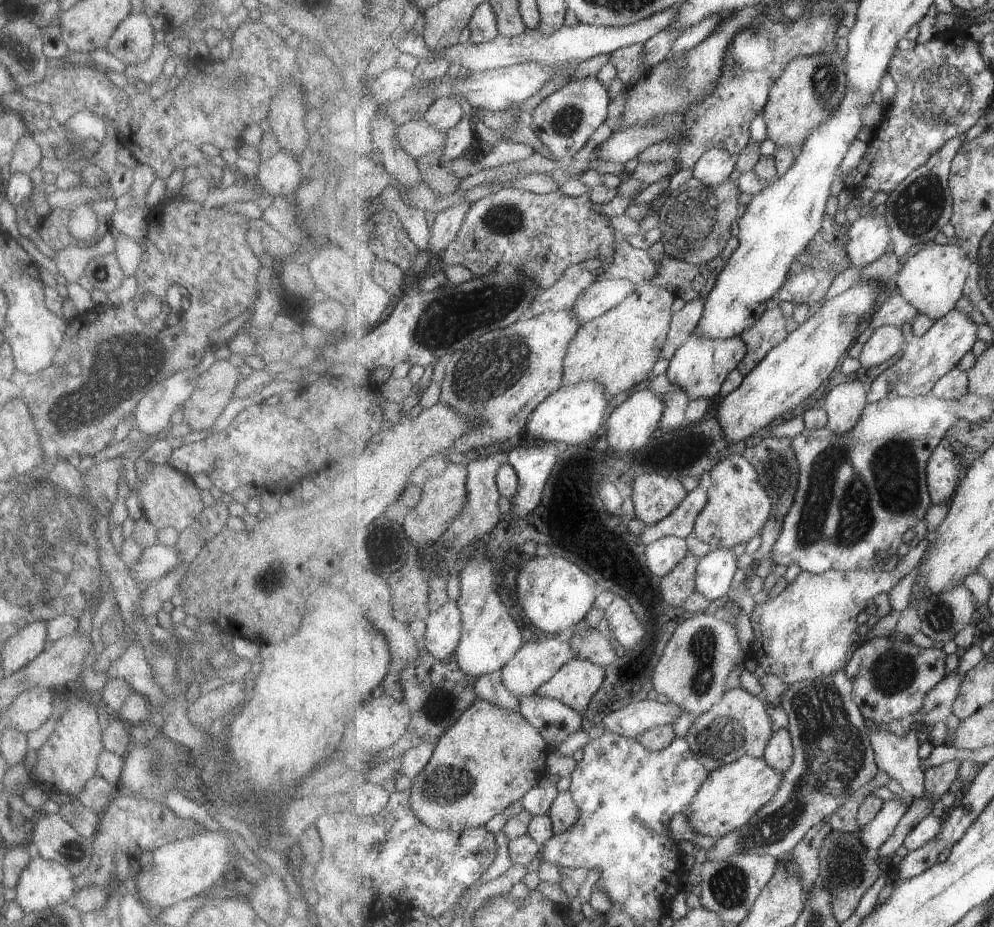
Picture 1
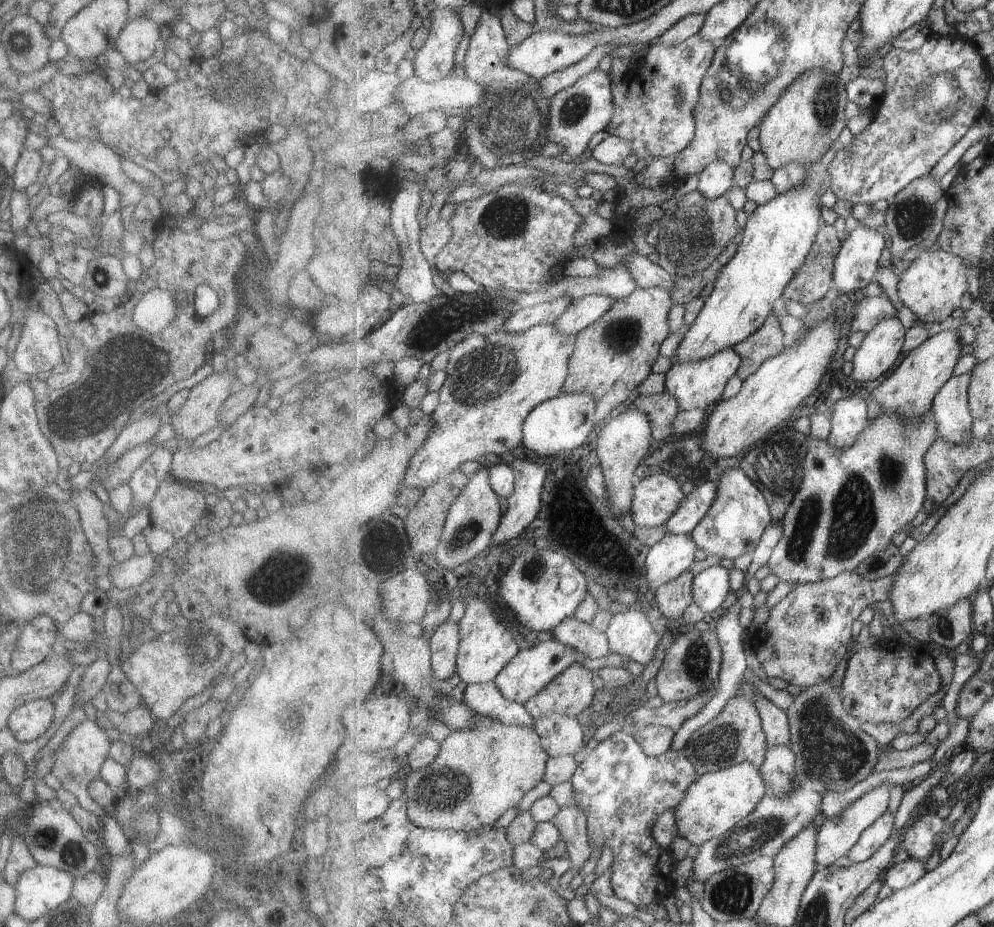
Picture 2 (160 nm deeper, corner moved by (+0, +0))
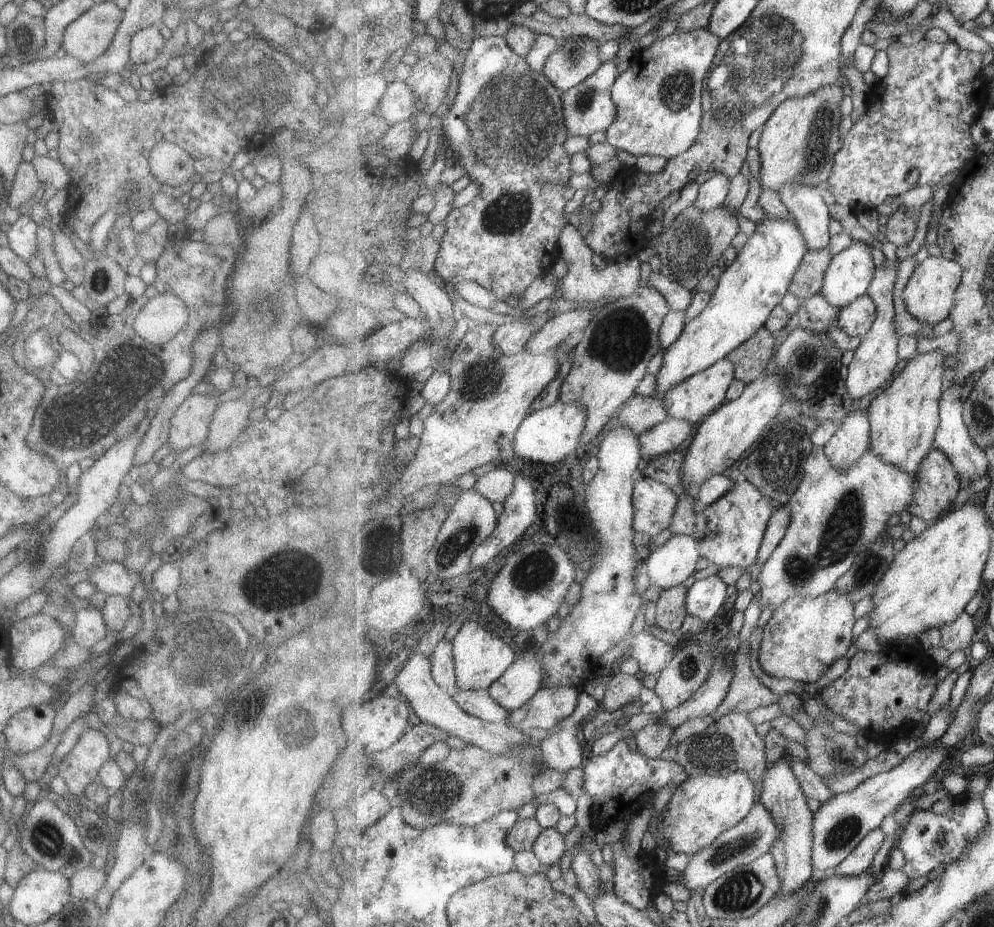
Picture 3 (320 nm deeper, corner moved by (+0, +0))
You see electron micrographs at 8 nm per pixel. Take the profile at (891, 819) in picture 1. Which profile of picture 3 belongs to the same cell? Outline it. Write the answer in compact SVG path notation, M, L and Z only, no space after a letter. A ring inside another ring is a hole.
M882 827L876 828L872 833L861 841L855 850L843 861L837 868L832 870L833 873L845 877L858 877L867 872L873 864L873 859L877 852L883 846L886 839L885 831Z

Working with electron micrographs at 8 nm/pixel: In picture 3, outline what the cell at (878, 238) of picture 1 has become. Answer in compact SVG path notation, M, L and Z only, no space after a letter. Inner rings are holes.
M855 240L849 248L832 258L824 276L821 294L842 310L857 298L868 294L875 276L871 246Z

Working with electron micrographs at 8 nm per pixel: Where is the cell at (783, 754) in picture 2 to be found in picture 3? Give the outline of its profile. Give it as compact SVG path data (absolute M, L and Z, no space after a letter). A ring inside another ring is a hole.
M783 758L776 765L766 770L761 786L760 802L769 809L780 828L780 836L776 838L770 850L776 860L782 882L777 897L796 893L805 885L808 886L816 873L812 859L814 814L807 806L806 794L803 792L801 785L788 763L788 758Z

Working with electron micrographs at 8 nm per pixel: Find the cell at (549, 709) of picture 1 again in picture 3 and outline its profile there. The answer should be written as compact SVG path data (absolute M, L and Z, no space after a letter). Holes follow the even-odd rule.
M557 726L549 734L550 736L541 742L547 766L562 773L581 767L583 750L574 730L563 730Z

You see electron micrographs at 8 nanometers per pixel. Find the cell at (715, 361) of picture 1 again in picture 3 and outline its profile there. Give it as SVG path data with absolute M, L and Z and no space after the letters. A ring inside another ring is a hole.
M725 357L707 370L693 375L679 386L672 388L662 398L670 416L685 419L697 427L707 416L726 403L727 391L735 379L735 370L735 364Z

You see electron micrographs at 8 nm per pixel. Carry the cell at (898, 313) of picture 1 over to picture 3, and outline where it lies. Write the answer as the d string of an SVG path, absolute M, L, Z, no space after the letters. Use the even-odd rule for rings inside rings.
M867 294L841 310L838 325L848 336L863 338L871 330L875 319L876 304Z

